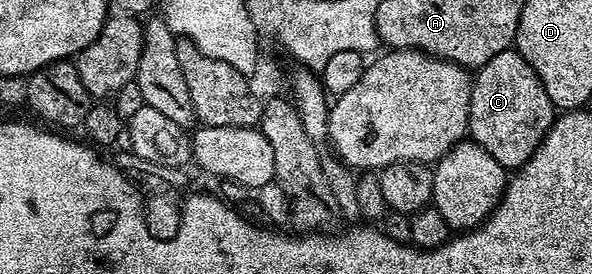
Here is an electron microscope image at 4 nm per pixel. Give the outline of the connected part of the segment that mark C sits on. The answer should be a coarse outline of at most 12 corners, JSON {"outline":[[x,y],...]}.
{"outline":[[519,51],[490,57],[470,93],[471,142],[505,169],[557,114]]}

